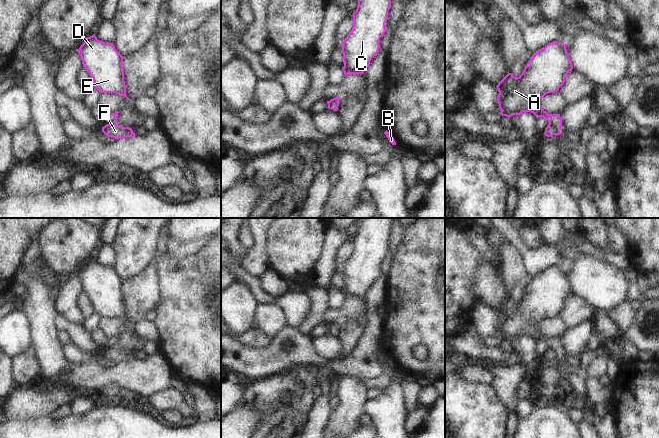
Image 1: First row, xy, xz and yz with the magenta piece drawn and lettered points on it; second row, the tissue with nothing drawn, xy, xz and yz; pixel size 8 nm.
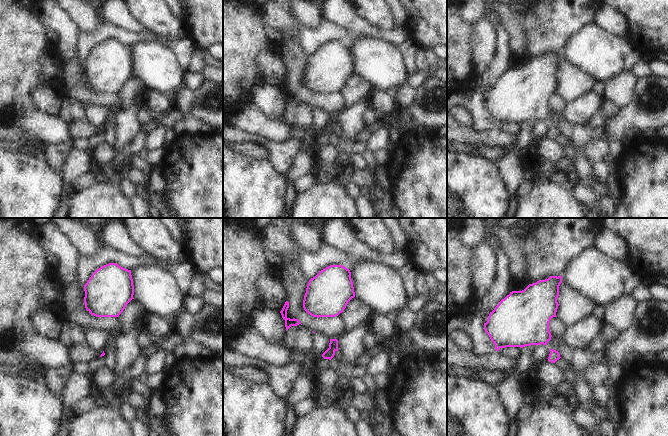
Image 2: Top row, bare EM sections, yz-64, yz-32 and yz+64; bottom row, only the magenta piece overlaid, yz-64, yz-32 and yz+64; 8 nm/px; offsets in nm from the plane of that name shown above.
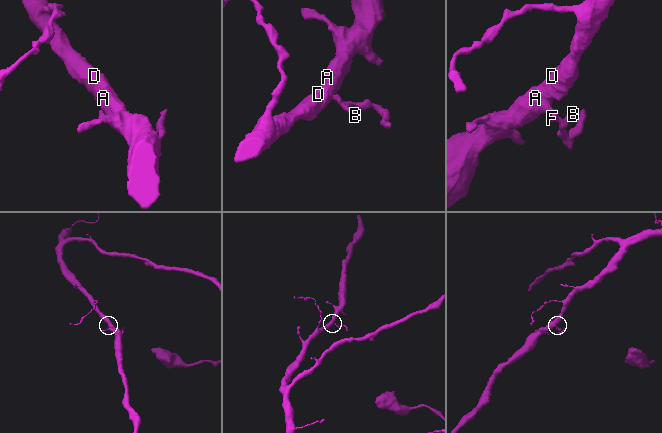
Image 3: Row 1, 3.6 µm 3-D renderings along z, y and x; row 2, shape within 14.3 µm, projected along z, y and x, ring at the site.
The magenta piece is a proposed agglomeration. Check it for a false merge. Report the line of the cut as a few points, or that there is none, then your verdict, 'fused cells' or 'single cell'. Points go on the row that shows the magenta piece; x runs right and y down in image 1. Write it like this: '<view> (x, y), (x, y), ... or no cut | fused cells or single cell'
yz (549, 122), (559, 129) | fused cells

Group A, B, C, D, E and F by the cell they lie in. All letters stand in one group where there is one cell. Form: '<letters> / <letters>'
A C D E / B F

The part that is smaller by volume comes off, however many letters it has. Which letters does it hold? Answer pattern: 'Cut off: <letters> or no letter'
Cut off: B, F

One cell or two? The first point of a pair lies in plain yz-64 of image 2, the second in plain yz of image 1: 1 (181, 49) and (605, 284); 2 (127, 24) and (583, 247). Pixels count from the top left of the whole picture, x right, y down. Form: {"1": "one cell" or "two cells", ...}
{"1": "two cells", "2": "one cell"}

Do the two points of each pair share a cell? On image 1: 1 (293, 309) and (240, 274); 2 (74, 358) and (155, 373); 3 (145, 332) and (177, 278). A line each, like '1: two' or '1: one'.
1: one
2: two
3: two

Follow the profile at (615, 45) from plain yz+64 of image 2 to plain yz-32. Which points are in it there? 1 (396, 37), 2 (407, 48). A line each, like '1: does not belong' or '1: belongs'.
1: does not belong
2: does not belong

